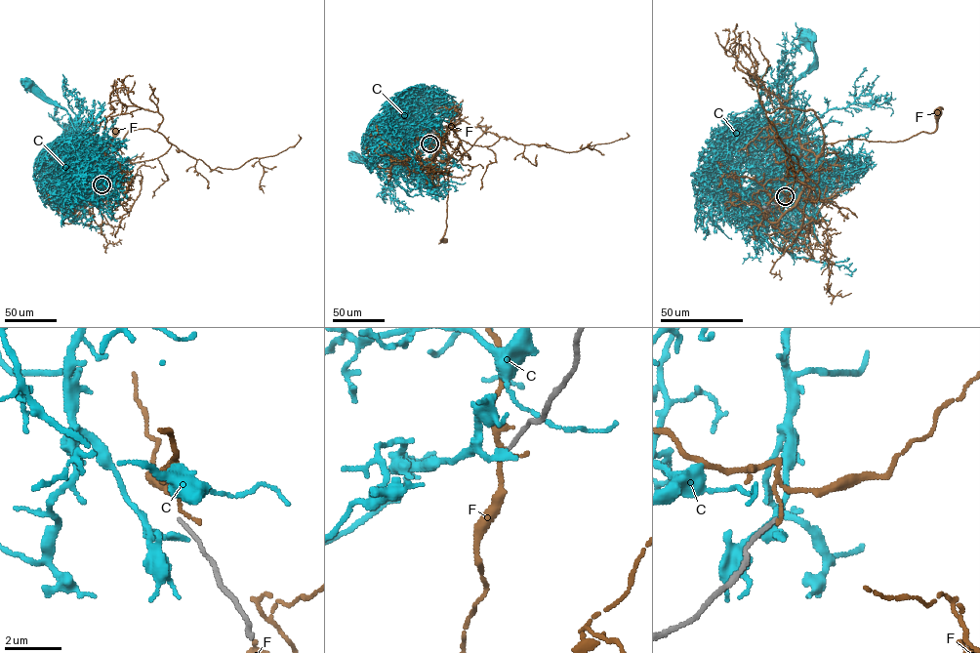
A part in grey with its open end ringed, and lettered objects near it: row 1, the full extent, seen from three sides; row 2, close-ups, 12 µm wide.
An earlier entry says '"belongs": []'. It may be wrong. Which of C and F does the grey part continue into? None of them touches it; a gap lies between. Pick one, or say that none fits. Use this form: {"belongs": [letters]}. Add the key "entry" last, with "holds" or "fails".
{"belongs": [], "entry": "holds"}

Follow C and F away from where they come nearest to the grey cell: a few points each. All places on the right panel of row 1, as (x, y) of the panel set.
C: (785, 197), (784, 181), (778, 189), (762, 184), (751, 148), (790, 86), (814, 62), (813, 41), (805, 36)
F: (785, 196), (773, 189), (770, 222), (795, 205), (826, 143), (906, 140), (932, 133), (938, 113)

